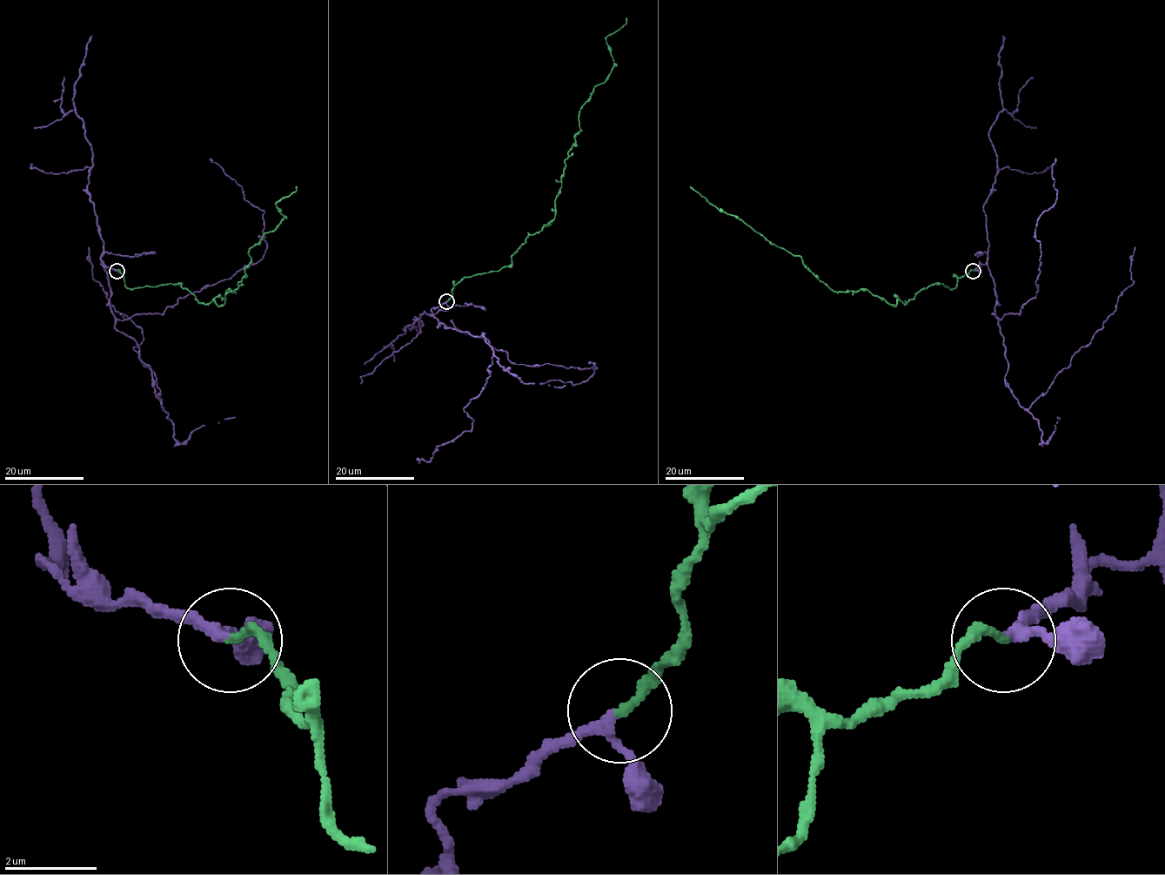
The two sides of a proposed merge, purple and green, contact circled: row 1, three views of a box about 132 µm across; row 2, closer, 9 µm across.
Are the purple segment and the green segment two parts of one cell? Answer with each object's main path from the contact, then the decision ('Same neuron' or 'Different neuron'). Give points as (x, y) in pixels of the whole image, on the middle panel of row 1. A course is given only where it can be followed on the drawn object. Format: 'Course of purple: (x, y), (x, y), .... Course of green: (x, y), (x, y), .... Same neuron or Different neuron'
Course of purple: (446, 301), (431, 314), (445, 327), (483, 333), (492, 365), (463, 409), (472, 429), (418, 463). Course of green: (446, 301), (465, 277), (509, 265), (552, 220), (580, 131), (579, 112), (612, 69), (606, 37), (627, 18). Same neuron

